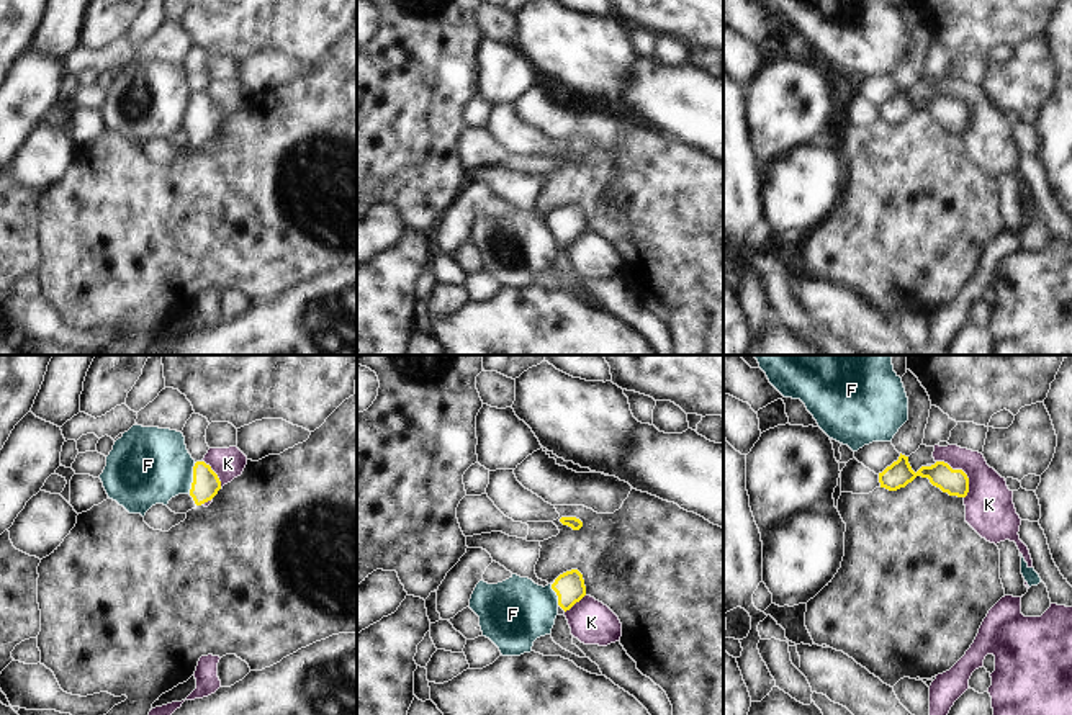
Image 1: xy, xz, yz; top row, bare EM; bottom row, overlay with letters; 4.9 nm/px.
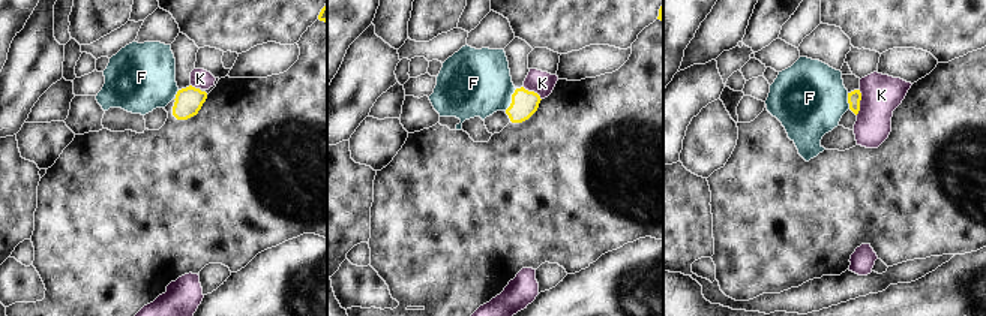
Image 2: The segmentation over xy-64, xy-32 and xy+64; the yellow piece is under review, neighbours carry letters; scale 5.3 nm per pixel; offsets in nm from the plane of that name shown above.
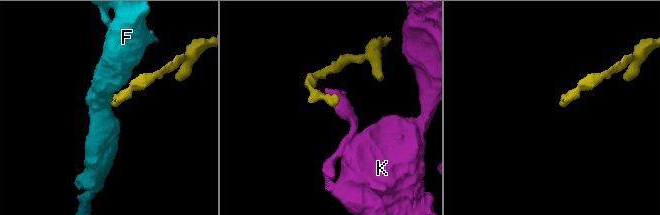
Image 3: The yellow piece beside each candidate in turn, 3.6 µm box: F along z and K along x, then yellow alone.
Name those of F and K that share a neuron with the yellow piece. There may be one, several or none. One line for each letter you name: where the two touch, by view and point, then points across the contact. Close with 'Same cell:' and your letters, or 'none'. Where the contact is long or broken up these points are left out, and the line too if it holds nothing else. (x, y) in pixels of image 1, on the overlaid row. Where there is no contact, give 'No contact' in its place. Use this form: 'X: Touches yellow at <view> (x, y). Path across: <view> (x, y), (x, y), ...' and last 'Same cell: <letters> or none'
Same cell: none

